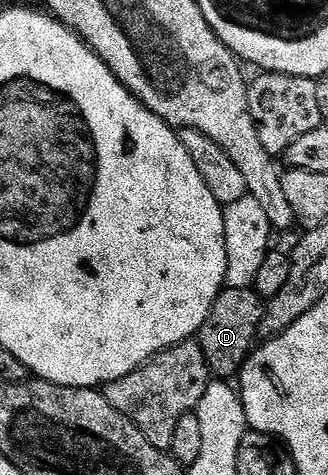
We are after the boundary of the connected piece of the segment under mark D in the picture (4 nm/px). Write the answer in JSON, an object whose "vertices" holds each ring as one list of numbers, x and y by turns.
{"vertices":[[226,287,217,296,211,307,211,315,207,315,199,334,203,355,207,359,210,374,214,378,233,379,240,374,261,332,266,304,266,298,259,296,254,288,231,289]]}

